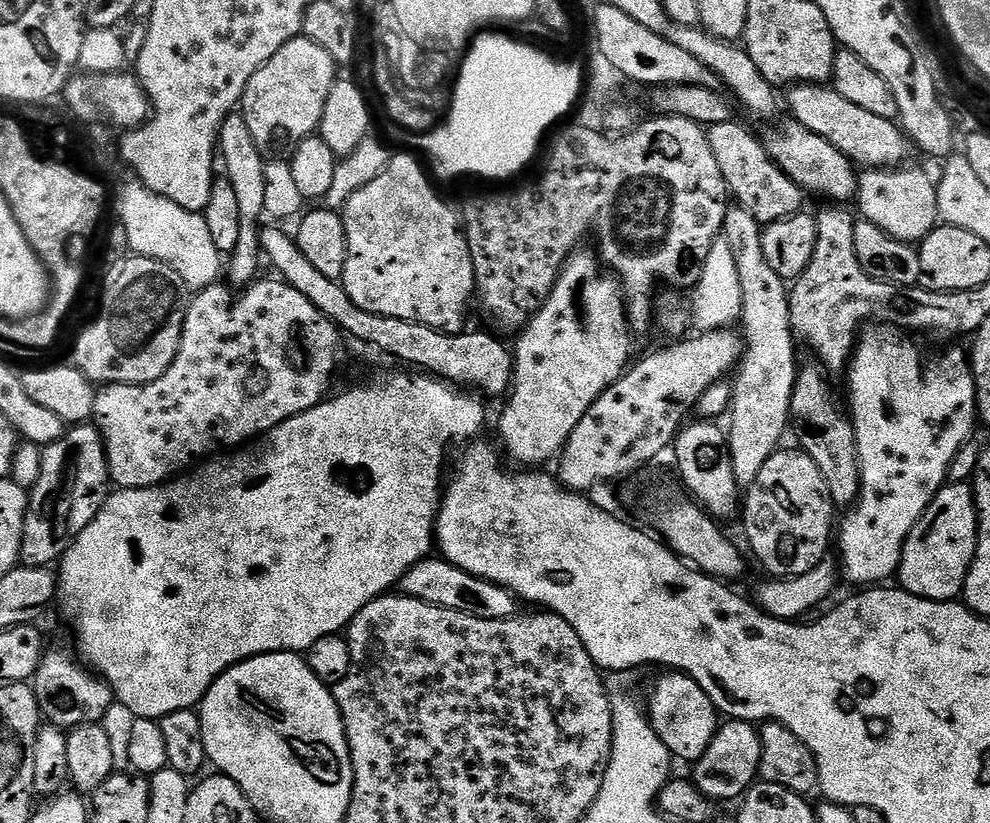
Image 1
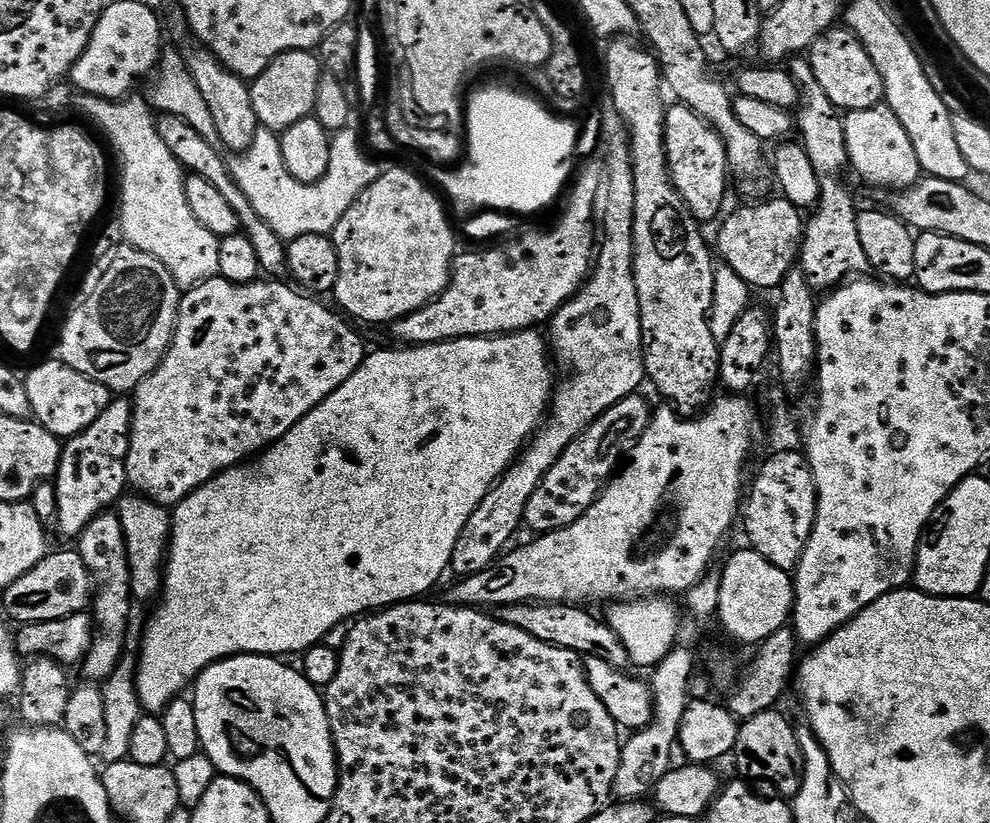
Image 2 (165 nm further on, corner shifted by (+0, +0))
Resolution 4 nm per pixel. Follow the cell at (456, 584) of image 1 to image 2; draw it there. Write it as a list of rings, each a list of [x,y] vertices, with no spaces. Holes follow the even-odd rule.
[[[507,604],[499,609],[498,619],[514,626],[518,630],[526,630],[538,642],[550,642],[550,646],[562,646],[566,650],[579,652],[581,657],[597,656],[610,666],[624,670],[630,661],[626,654],[626,646],[614,634],[614,630],[603,619],[588,613],[589,609],[575,604]]]

